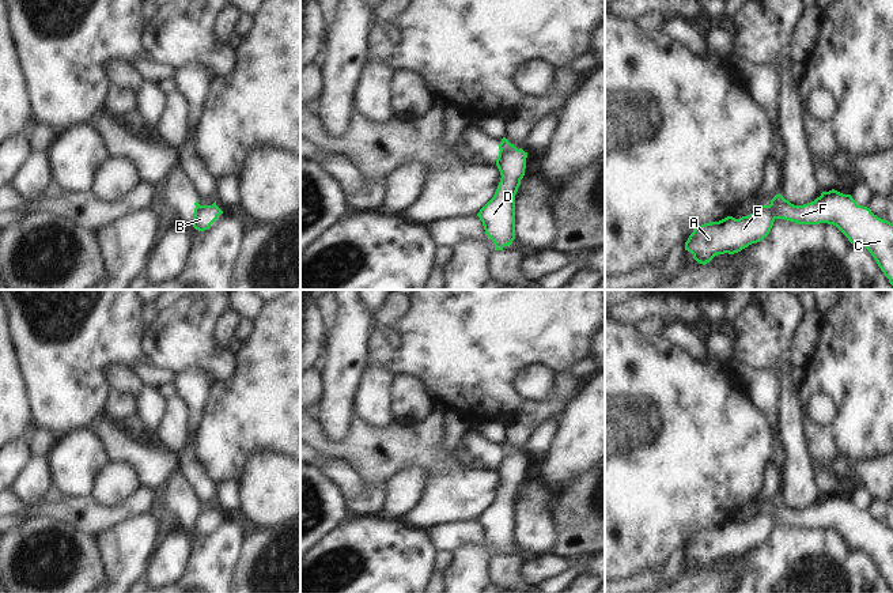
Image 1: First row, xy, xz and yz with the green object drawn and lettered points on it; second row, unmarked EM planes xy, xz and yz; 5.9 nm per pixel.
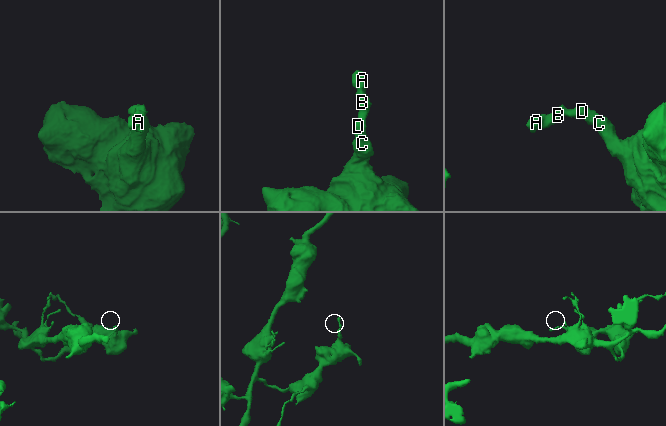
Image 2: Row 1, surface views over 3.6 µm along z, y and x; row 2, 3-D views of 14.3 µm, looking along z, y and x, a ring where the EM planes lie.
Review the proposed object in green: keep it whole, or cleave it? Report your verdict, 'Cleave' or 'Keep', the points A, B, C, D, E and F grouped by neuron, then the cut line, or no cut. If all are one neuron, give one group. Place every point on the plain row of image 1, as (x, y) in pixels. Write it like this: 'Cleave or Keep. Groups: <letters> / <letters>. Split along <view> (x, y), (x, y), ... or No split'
Keep. Groups: A B C D E F. No split

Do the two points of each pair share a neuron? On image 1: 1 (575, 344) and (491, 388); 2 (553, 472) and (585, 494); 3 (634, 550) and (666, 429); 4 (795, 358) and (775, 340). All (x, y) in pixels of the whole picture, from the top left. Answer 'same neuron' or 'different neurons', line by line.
1: same neuron
2: different neurons
3: same neuron
4: different neurons

